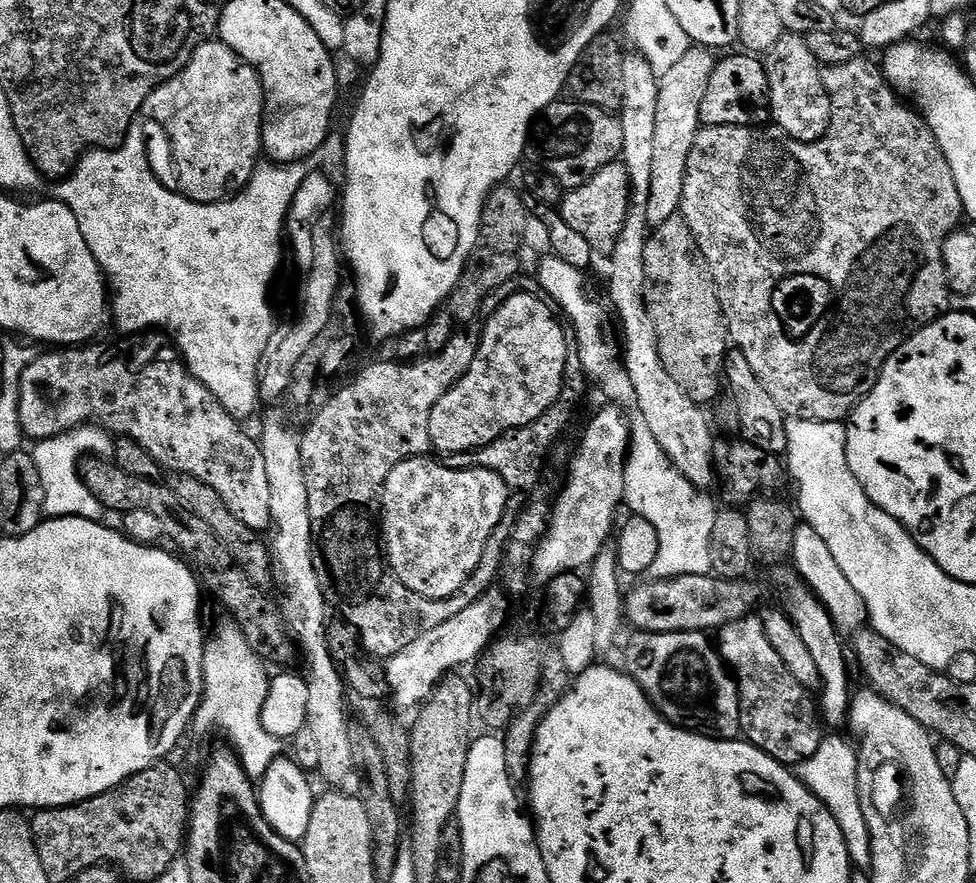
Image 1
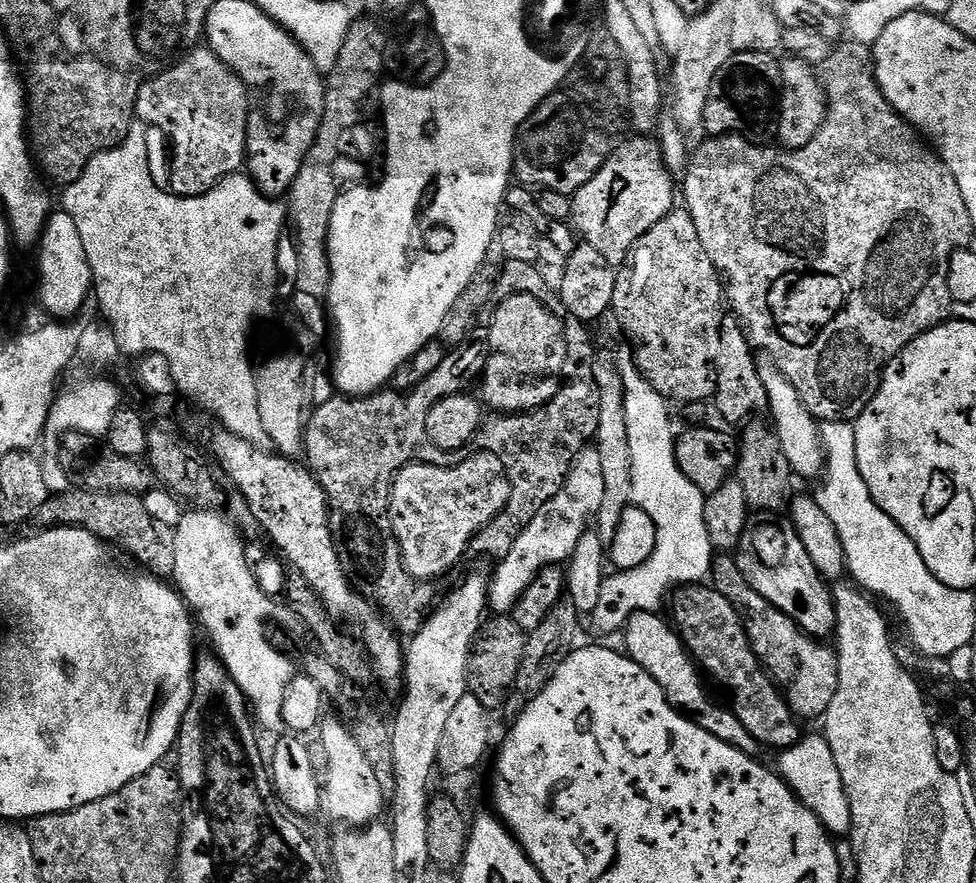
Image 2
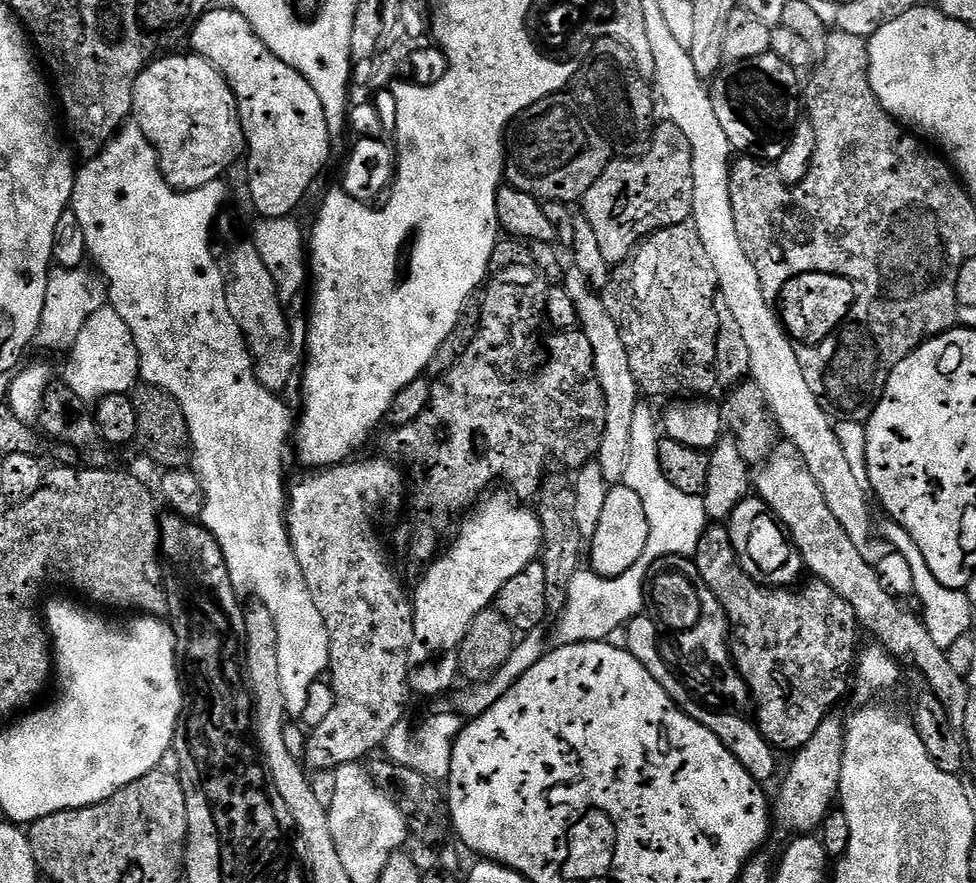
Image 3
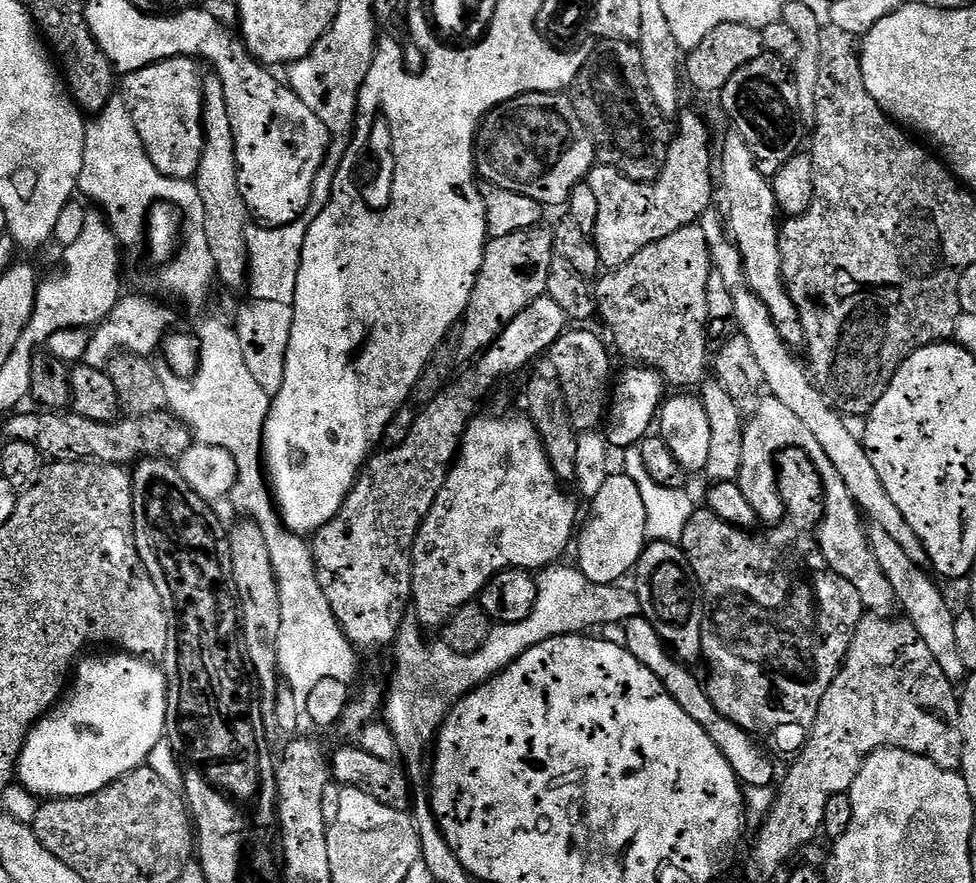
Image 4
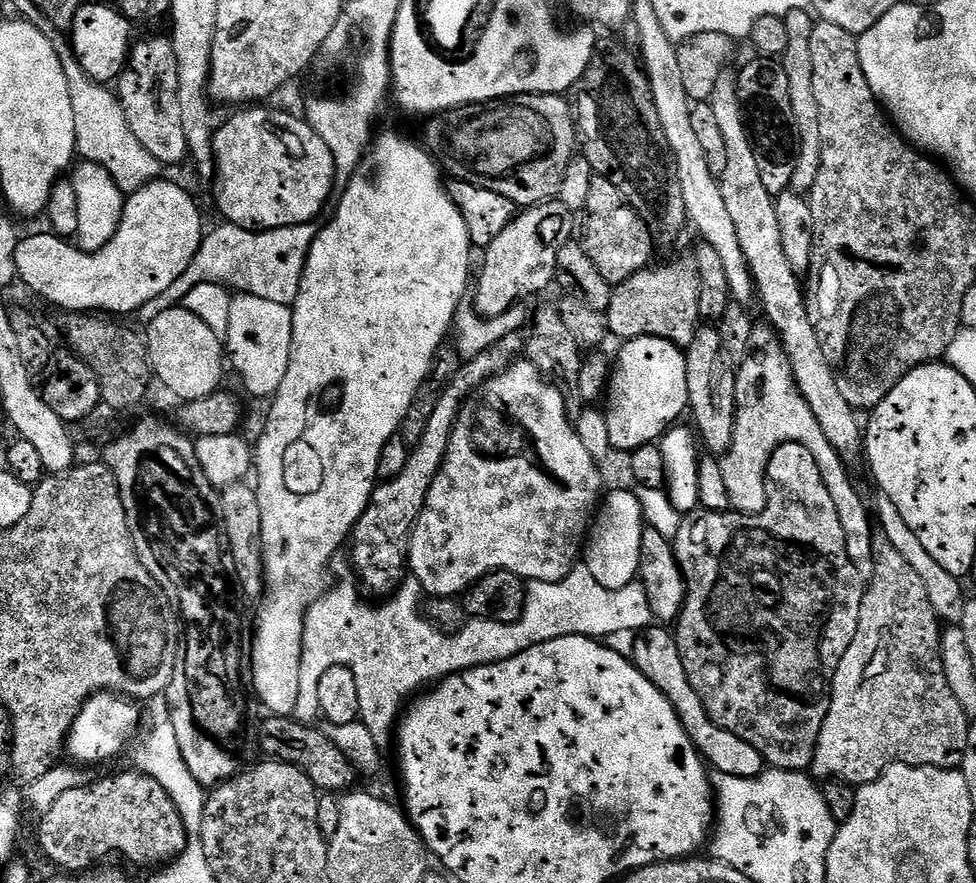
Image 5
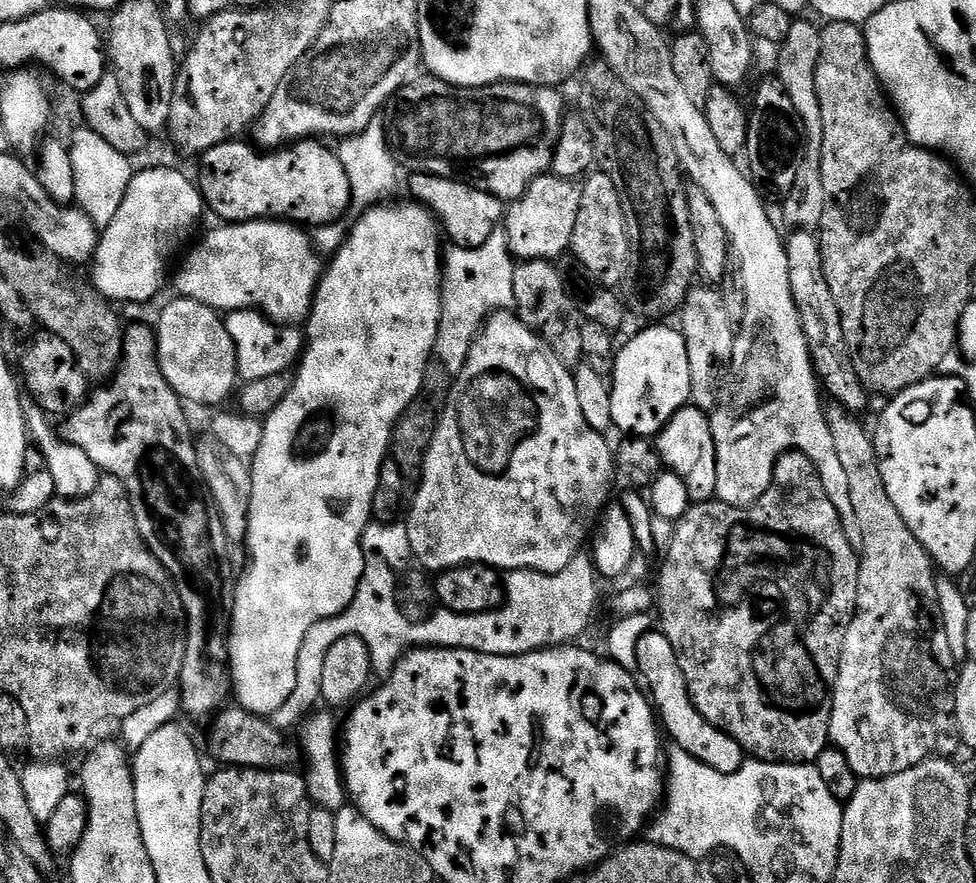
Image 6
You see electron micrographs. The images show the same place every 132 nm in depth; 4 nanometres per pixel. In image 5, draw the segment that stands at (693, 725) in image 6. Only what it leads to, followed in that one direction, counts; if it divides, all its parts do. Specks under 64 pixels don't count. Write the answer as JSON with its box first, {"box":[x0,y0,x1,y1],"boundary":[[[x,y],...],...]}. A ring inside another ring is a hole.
{"box":[630,626,765,778],"boundary":[[[649,626],[643,629],[635,637],[630,659],[637,670],[663,694],[666,702],[674,706],[674,714],[678,714],[690,742],[694,742],[709,769],[738,778],[754,778],[765,771],[762,754],[758,754],[750,742],[742,742],[738,734],[730,734],[730,730],[722,730],[722,726],[712,721],[706,706],[702,706],[702,698],[698,698],[698,690],[694,690],[686,674],[686,666],[682,666],[682,654],[678,654],[675,635],[667,627]]]}

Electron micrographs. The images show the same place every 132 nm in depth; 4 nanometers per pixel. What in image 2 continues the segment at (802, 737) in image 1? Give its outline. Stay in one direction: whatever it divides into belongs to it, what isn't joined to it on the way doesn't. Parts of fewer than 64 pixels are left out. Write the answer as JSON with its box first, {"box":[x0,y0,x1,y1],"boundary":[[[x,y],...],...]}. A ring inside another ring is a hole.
{"box":[670,582,802,750],"boundary":[[[704,582],[675,589],[670,596],[670,608],[671,604],[670,620],[680,633],[680,639],[697,665],[732,695],[730,707],[738,722],[742,722],[742,726],[746,726],[746,730],[750,730],[752,737],[765,749],[783,750],[797,744],[802,735],[801,721],[754,654],[738,610],[734,610],[722,594]]]}

